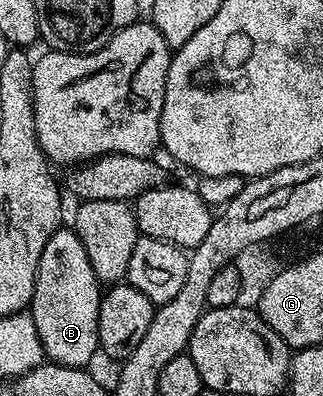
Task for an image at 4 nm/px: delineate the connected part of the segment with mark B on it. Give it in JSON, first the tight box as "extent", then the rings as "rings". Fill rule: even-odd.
{"extent":[30,228,102,369],"rings":[[[71,228],[57,229],[54,235],[50,235],[50,243],[42,247],[42,259],[38,259],[38,275],[34,279],[34,295],[30,306],[34,327],[38,327],[38,339],[49,362],[75,369],[91,366],[92,356],[97,356],[100,348],[98,311],[101,296],[102,283],[94,275],[94,267],[90,265],[90,255],[86,255],[86,247],[82,247],[82,239],[78,239]]]}

